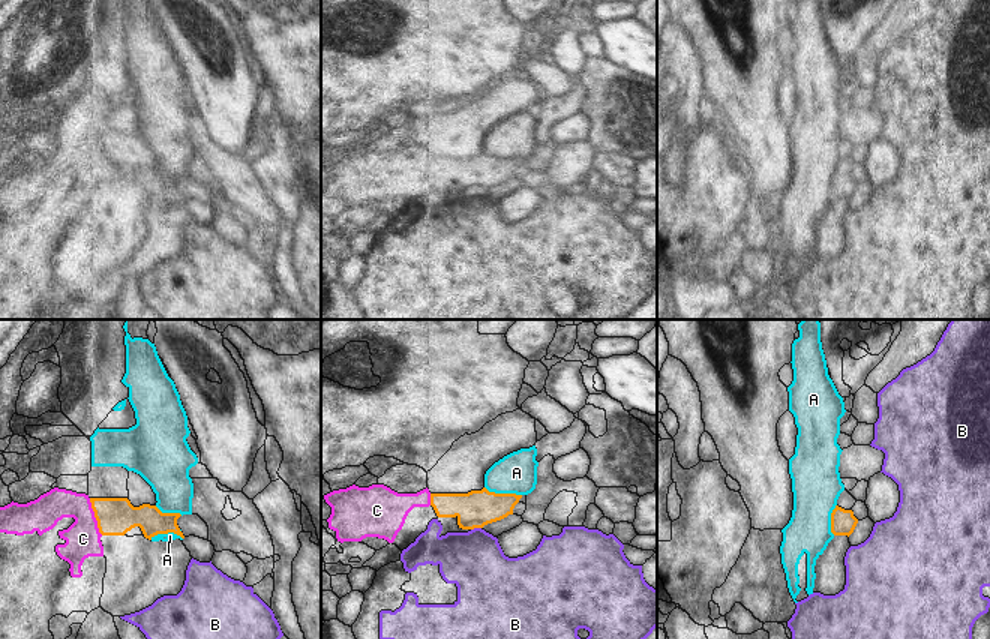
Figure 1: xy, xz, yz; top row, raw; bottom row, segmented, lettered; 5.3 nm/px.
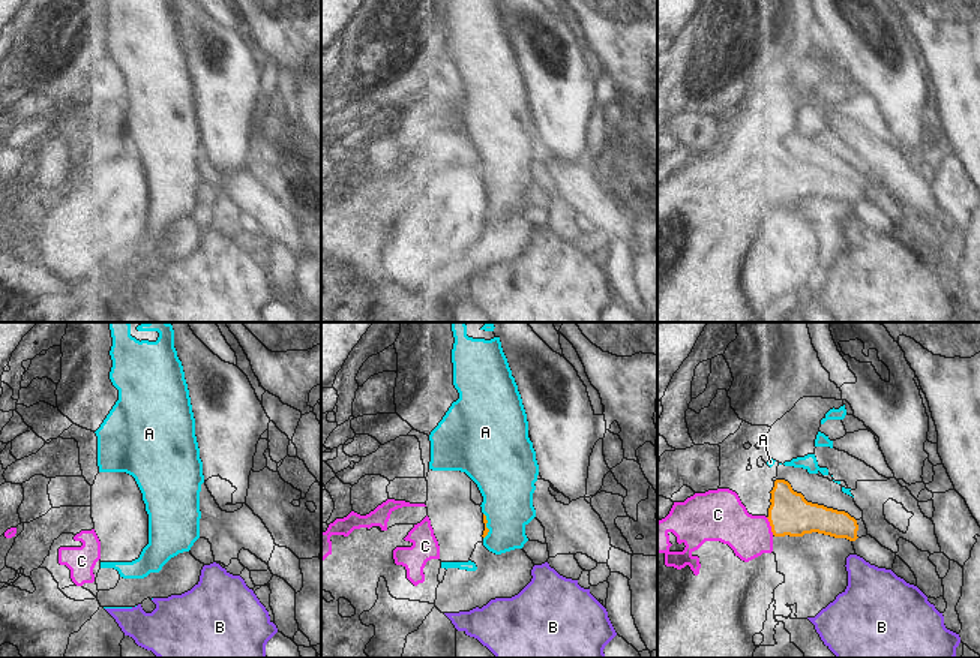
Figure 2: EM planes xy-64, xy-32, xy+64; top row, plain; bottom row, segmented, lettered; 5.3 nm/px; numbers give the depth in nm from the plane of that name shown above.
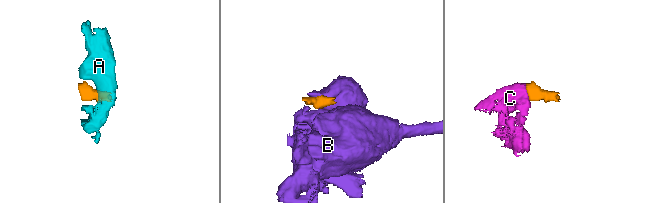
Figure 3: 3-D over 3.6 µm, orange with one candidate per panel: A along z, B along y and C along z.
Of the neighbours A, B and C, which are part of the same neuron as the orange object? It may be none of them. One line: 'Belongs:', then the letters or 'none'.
Belongs: C

